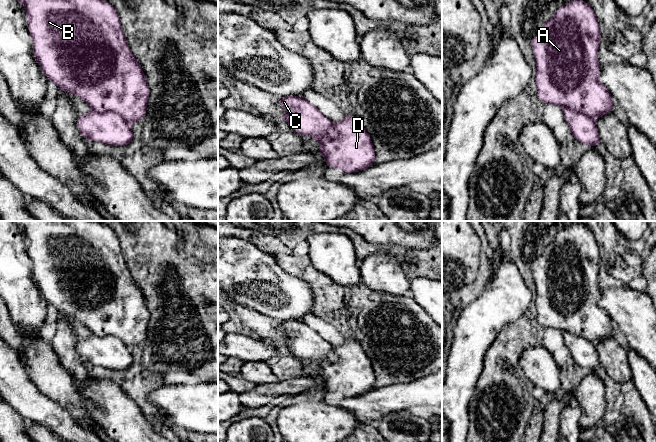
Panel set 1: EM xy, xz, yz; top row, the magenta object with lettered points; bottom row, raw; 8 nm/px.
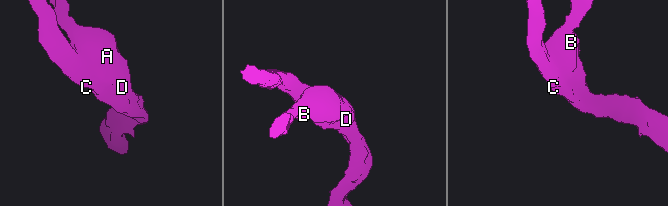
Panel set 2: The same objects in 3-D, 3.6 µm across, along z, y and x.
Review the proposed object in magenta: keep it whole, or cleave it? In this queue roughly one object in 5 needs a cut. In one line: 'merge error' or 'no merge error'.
no merge error

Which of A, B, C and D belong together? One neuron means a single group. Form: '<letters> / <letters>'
A B C D

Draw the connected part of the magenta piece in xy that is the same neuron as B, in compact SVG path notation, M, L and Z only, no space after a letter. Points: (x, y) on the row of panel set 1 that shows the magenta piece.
M17 0L21 5L25 6L25 14L27 17L27 28L33 40L33 55L37 63L42 68L44 75L48 80L54 82L61 91L72 94L84 100L92 109L90 112L79 115L76 125L81 135L87 141L95 141L112 146L127 146L133 141L133 131L130 125L144 118L147 112L147 104L149 101L150 89L146 82L146 77L141 64L133 55L128 45L127 39L121 28L119 15L109 2L105 0Z

